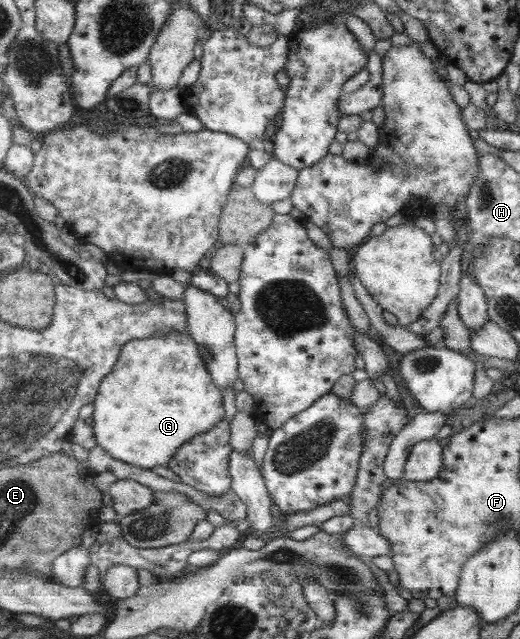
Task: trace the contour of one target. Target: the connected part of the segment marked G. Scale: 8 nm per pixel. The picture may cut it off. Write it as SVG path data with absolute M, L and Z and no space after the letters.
M161 331L151 338L136 339L123 346L116 368L101 383L100 393L94 403L92 425L97 444L113 458L153 470L155 466L169 466L186 442L211 430L224 416L223 392L213 382L196 340L187 331Z

